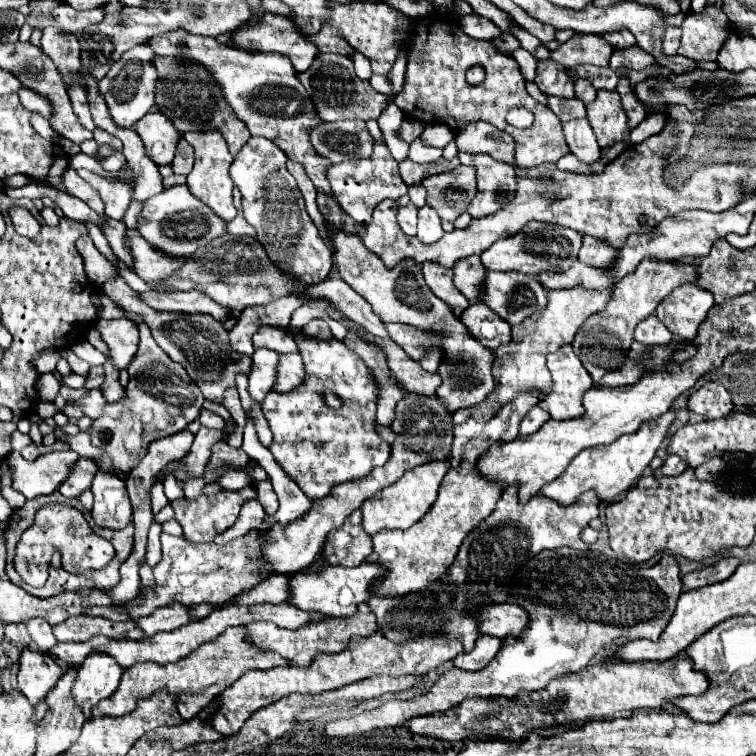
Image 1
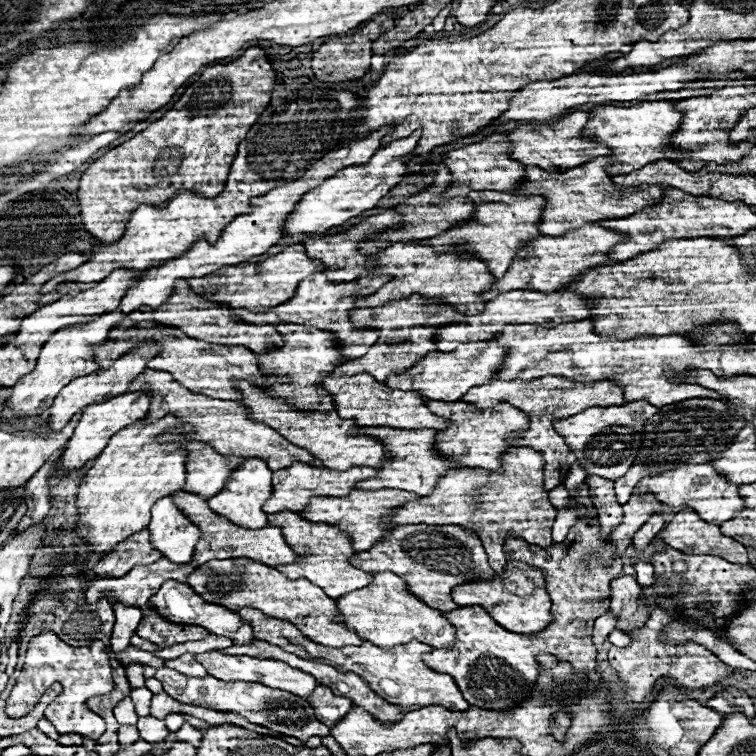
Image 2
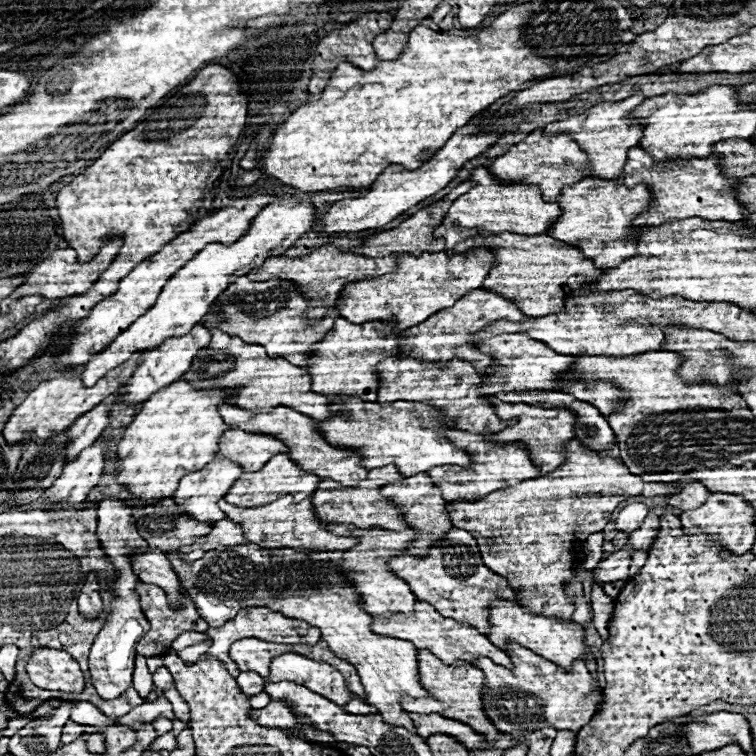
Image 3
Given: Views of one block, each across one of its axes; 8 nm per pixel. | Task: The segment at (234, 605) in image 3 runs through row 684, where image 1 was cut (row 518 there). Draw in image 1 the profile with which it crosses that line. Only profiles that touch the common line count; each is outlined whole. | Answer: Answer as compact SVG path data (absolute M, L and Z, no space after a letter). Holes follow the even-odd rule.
M428 462L422 466L416 466L414 470L404 472L404 476L400 480L396 480L394 484L386 486L384 490L380 490L378 494L374 494L372 498L368 498L362 504L362 514L364 514L364 530L368 534L376 534L384 528L410 528L414 526L436 502L438 498L438 488L440 482L444 478L444 474L450 470L448 462Z

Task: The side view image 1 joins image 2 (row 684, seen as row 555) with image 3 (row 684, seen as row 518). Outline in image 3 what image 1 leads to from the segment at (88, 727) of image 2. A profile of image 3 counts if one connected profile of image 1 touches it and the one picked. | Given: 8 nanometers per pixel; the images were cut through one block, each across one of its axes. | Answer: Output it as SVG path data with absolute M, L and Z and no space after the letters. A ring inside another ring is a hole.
M40 646L32 652L26 662L26 672L30 680L42 689L78 694L86 686L78 662L68 652L48 646Z

